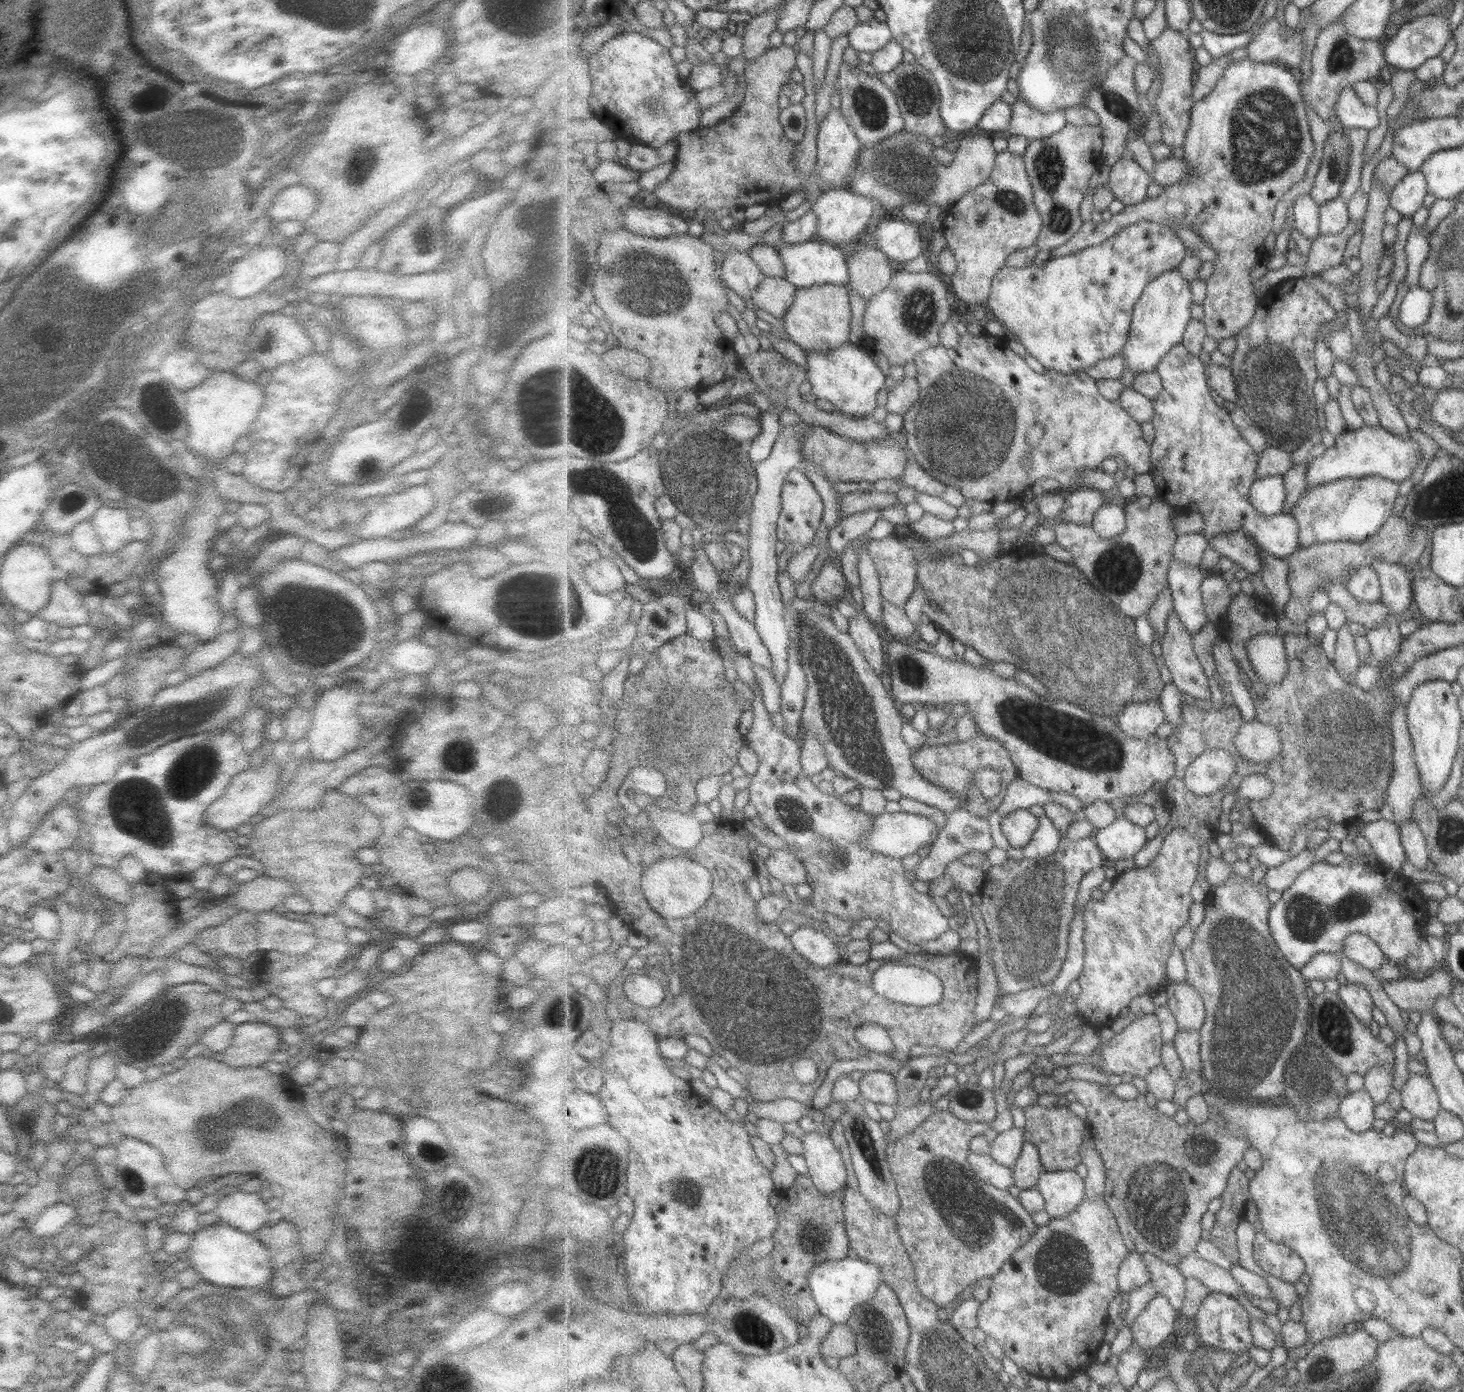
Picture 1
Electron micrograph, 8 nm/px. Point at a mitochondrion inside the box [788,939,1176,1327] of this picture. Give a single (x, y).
(1064, 1269)

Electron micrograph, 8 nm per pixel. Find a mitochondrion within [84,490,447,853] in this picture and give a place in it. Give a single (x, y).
(137, 806)

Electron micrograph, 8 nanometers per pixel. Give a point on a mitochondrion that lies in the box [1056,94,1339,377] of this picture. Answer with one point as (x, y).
(1121, 110)

